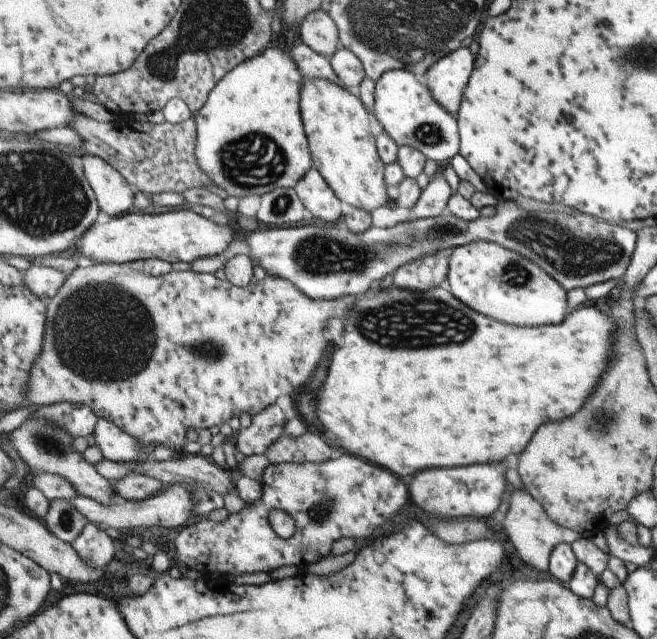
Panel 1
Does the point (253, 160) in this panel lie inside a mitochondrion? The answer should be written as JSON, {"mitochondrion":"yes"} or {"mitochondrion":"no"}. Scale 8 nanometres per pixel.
{"mitochondrion":"yes"}

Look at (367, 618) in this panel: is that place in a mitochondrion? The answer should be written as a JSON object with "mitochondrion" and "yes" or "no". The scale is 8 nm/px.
{"mitochondrion":"no"}

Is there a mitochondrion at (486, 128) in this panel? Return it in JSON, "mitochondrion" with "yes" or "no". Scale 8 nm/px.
{"mitochondrion":"no"}

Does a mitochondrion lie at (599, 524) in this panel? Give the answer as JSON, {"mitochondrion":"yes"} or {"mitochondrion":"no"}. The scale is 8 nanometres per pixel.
{"mitochondrion":"no"}

